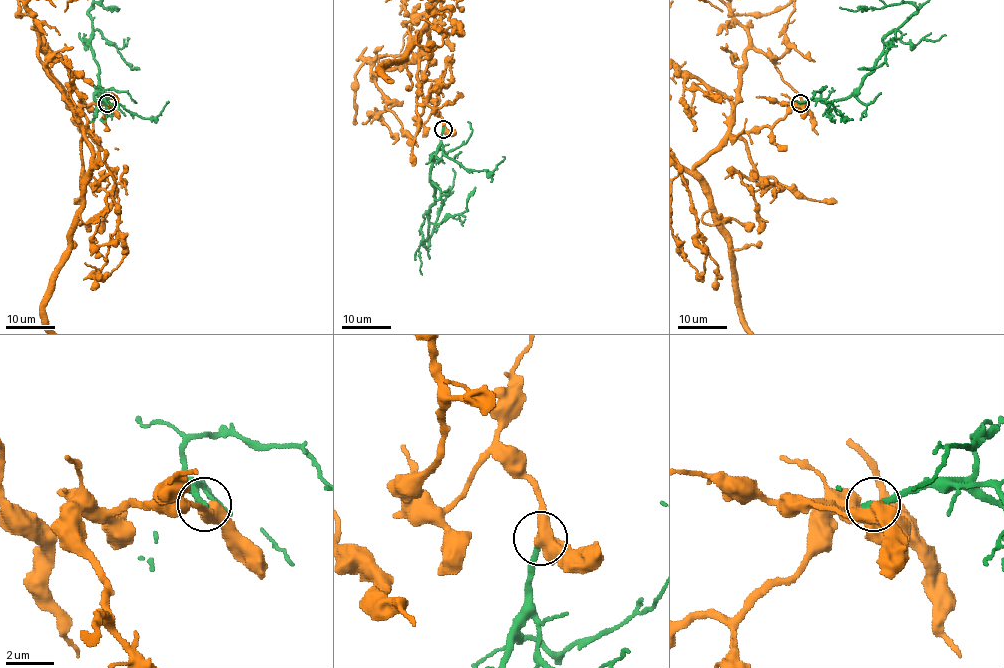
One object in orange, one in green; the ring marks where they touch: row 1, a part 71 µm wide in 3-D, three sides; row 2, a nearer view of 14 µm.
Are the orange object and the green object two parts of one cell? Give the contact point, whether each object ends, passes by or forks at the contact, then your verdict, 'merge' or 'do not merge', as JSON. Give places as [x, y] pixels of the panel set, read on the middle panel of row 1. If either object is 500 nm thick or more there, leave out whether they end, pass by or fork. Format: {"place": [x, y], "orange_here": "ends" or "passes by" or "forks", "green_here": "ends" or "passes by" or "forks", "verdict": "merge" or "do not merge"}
{"place": [443, 129], "verdict": "do not merge"}

